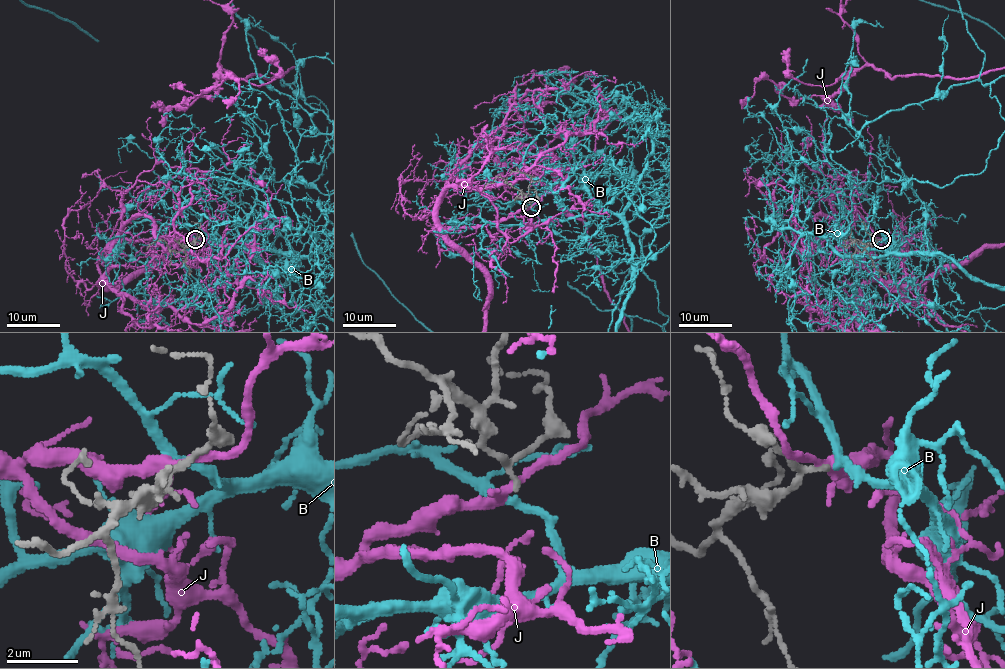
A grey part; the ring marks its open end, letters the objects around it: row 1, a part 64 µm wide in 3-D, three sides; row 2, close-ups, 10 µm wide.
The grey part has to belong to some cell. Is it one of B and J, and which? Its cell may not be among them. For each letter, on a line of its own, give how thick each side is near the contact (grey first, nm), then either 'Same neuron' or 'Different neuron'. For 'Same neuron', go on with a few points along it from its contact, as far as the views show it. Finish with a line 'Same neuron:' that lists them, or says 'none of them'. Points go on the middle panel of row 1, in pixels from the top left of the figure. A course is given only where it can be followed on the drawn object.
B: Thickness 110 nm (grey) against 240 nm. Same neuron
J: Thickness 150 nm (grey) against 240 nm. Different neuron
Same neuron: B

